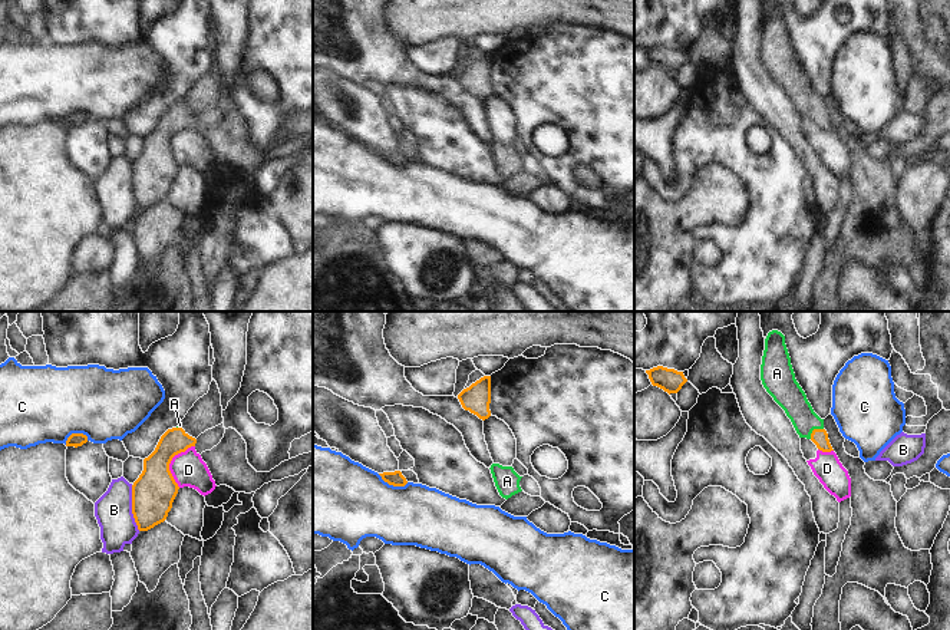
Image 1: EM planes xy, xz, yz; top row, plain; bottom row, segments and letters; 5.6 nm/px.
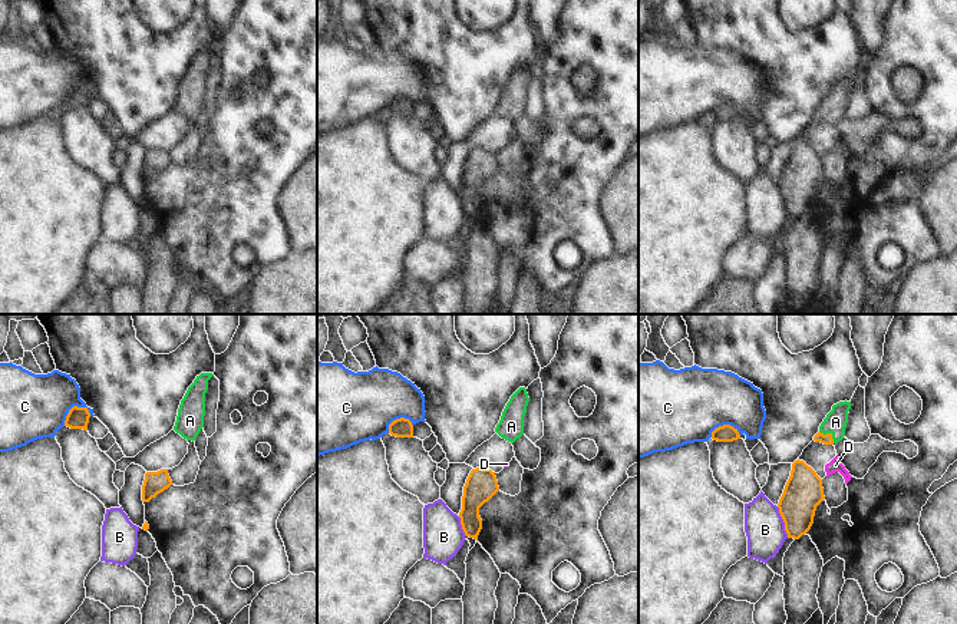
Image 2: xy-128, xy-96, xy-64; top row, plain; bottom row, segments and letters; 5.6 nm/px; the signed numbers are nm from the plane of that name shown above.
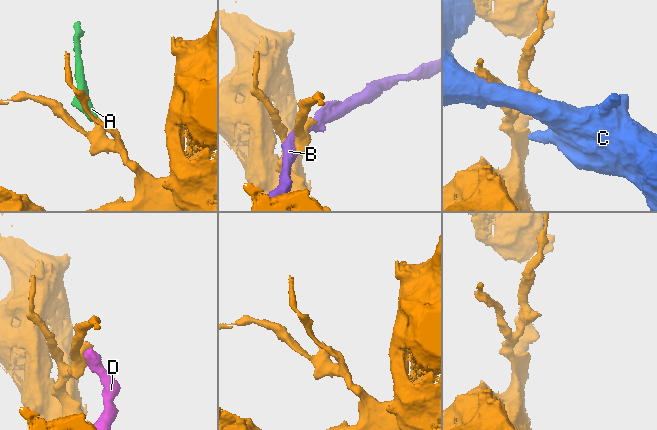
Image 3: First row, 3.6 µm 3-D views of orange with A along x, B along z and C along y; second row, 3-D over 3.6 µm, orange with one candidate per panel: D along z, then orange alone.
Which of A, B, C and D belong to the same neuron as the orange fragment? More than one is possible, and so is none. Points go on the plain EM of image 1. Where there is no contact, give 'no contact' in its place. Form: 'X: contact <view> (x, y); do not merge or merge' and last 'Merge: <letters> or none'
A: contact yz (814, 108); merge
B: contact xy (132, 187); do not merge
C: contact xz (393, 164); do not merge
D: contact xy (170, 141); do not merge
Merge: A

